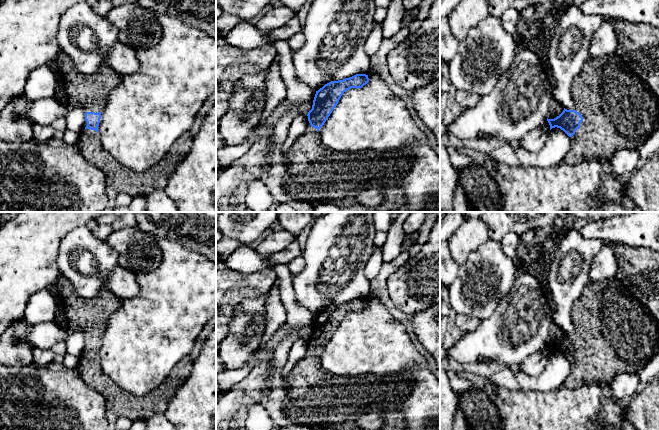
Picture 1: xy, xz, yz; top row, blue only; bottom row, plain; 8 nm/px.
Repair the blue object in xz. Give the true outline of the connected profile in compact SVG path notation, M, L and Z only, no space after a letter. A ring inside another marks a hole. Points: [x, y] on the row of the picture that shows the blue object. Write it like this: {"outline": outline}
{"outline": "M356 74L343 80L331 81L316 91L312 109L308 112L311 127L319 129L324 125L344 92L351 88L362 88L369 82L368 75Z"}

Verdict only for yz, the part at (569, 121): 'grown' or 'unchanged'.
unchanged

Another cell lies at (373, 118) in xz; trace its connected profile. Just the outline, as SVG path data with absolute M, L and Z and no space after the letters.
M367 75L369 82L366 85L343 93L318 131L320 140L327 148L348 154L361 154L371 150L405 156L411 162L411 167L402 172L400 181L406 195L405 205L412 212L424 212L427 201L440 193L440 157L430 147L426 135L415 124L405 102L391 91L380 75Z

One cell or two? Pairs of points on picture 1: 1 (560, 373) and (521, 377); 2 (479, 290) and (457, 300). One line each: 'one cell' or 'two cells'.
1: one cell
2: one cell

